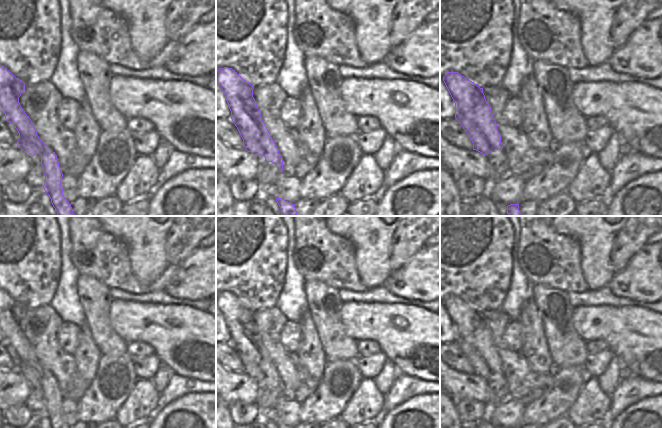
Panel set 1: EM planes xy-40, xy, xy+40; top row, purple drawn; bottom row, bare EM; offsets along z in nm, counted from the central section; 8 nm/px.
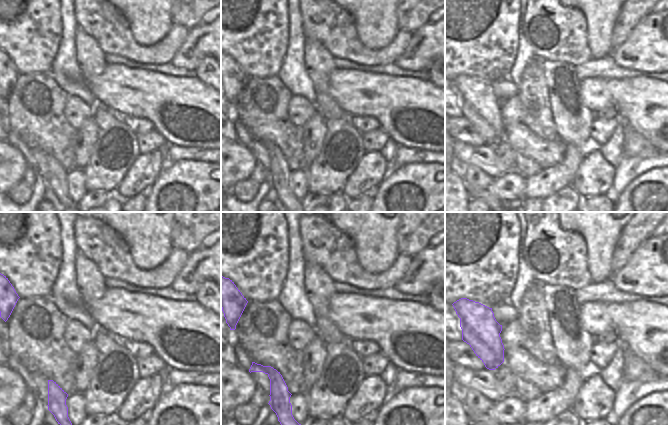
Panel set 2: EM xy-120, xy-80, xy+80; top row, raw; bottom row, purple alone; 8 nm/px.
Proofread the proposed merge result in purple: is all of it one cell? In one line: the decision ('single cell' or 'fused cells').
single cell

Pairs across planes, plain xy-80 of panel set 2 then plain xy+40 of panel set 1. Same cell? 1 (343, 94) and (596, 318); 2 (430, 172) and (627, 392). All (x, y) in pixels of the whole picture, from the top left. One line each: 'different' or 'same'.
1: same
2: different

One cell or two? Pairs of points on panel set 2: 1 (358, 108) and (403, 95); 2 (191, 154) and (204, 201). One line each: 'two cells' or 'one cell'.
1: one cell
2: two cells

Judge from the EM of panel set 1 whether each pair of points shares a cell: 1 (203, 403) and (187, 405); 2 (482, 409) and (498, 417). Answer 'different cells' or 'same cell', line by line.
1: same cell
2: different cells

